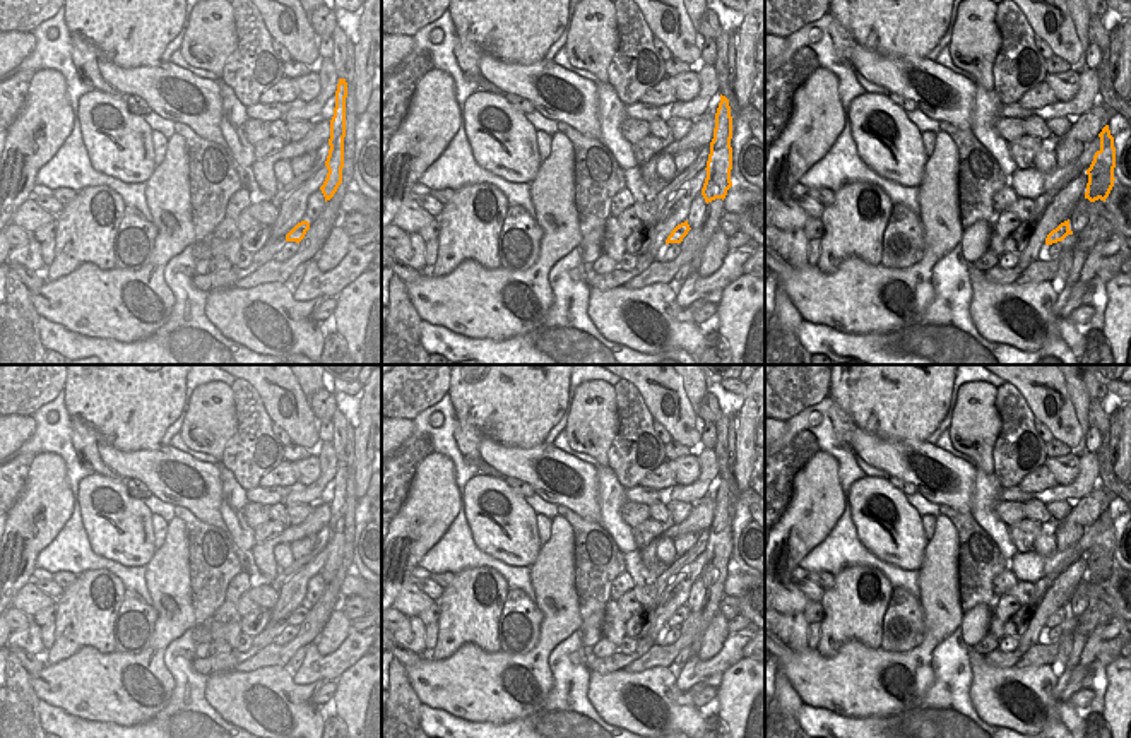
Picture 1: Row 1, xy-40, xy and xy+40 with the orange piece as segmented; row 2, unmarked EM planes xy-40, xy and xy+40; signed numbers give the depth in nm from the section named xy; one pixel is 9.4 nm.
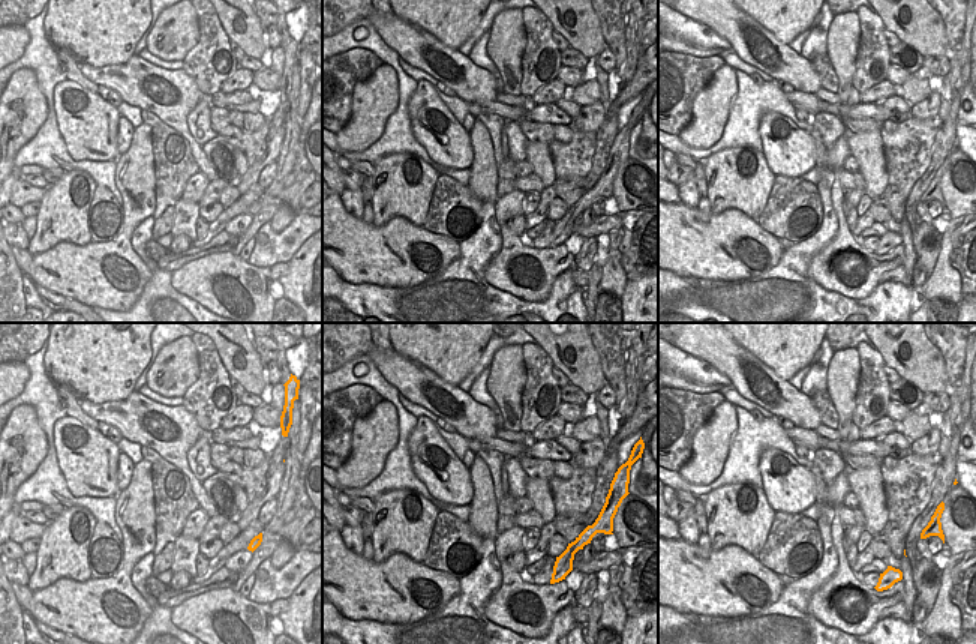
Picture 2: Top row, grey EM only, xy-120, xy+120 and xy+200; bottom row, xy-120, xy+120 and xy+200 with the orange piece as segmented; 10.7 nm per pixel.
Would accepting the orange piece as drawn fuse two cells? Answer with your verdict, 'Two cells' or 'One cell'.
Two cells.

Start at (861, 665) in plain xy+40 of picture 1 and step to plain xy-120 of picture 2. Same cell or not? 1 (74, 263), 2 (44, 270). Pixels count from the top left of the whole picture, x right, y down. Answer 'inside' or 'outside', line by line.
1: inside
2: inside

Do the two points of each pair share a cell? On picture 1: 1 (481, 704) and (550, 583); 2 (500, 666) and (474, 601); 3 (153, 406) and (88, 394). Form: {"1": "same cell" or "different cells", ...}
{"1": "same cell", "2": "different cells", "3": "same cell"}

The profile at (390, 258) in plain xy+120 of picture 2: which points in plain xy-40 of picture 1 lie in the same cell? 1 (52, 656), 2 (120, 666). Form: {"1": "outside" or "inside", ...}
{"1": "outside", "2": "inside"}

